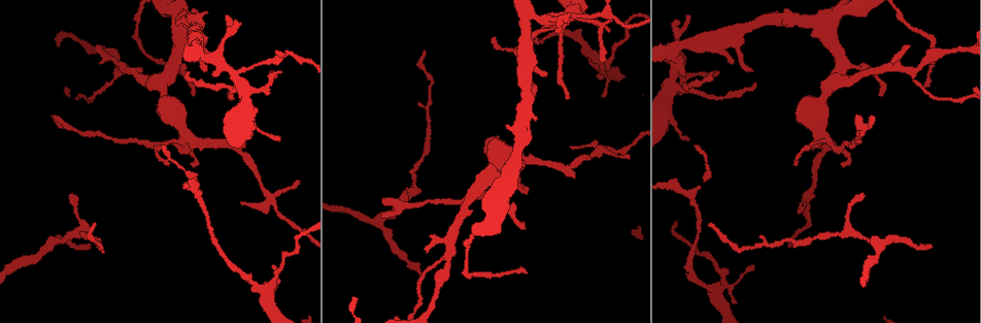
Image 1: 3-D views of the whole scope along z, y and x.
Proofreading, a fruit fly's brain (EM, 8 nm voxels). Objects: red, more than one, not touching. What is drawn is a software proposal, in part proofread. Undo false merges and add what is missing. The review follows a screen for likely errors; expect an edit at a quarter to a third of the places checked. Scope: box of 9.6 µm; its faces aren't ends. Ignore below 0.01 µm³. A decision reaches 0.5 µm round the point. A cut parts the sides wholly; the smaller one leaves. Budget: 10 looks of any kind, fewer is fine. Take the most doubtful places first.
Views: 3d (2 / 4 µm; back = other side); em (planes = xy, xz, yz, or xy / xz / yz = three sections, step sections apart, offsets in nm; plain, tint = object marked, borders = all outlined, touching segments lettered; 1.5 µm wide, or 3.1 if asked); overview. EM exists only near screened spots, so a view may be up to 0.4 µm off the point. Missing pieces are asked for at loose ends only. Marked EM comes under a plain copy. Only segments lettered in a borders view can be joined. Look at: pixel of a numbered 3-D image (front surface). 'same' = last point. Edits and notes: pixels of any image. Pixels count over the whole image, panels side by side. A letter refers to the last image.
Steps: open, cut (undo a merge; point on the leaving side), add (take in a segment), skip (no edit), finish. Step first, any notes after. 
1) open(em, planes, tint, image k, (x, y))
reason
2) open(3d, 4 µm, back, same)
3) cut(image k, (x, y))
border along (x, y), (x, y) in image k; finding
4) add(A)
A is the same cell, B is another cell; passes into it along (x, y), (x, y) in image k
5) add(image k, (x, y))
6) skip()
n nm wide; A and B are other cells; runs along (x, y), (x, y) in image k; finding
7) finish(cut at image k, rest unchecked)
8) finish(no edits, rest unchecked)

open(3d, 2 µm, image 1, (69, 197))
free end

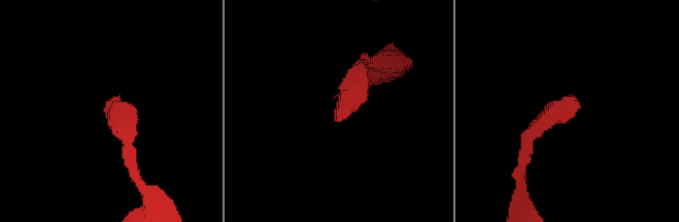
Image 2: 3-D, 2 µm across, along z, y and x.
open(em, planes, borders, image 2, (106, 105))
shape alone is not enough

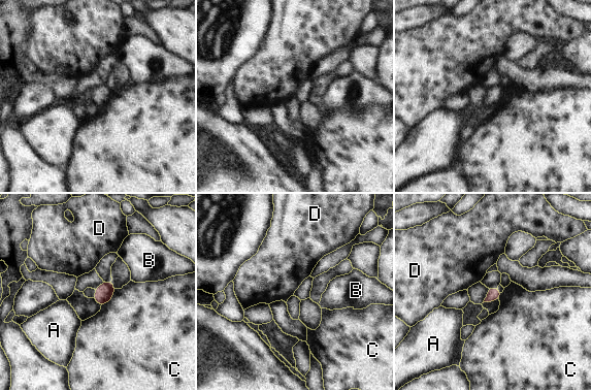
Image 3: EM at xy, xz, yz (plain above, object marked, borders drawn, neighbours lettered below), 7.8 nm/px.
skip()
C touches over 180 nm; A, B, C and D are other cells; no lettered segment goes on from it

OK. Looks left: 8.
open(em, yz, step 8, borders, image 1, (424, 51))
tapers out

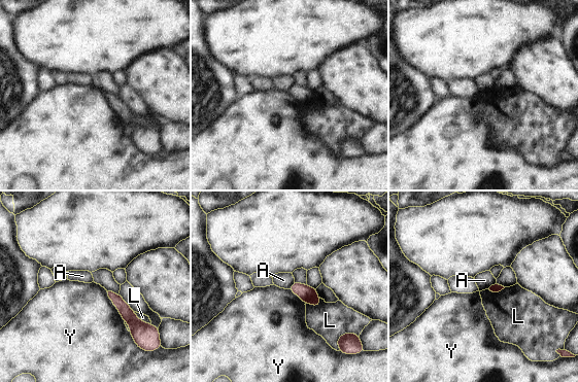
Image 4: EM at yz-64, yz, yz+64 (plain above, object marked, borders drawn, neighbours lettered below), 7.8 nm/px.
skip()
A, L and Y are other cells; runs along (111, 294), (134, 322), (134, 333) in image 4; no lettered segment goes on from it

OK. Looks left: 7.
open(em, planes, borders, image 1, (188, 74))
branch stops here

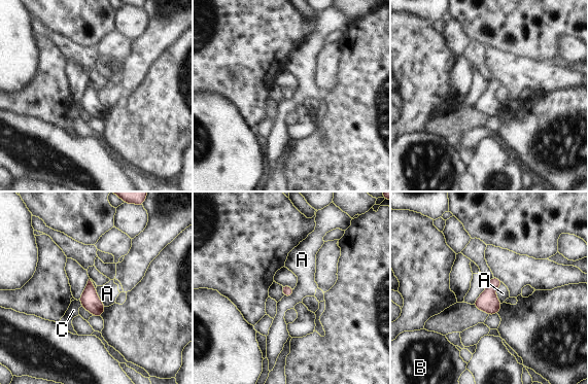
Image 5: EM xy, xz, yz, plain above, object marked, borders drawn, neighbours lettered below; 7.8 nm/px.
skip()
A touches over 170 nm; A, B and C are other cells; border along (502, 282), (495, 290), (502, 303) in image 5; none of them fits

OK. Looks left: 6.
open(em, yz, step 8, borders, image 1, (670, 89))
narrows sharply

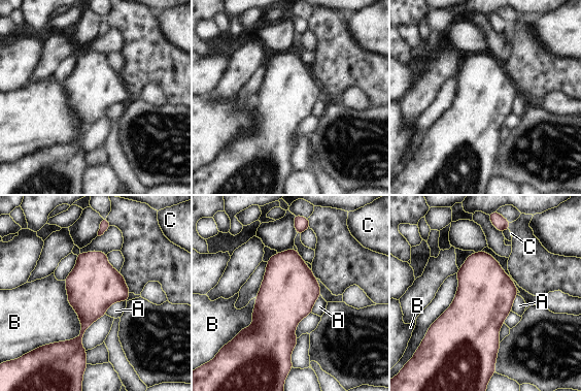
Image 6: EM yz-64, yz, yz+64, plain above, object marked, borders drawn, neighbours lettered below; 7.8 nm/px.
skip()
A, B and C are other cells; border along (126, 301), (113, 302), (105, 314) in image 6; one neuron here

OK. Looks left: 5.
finish(no edits, rest unchecked)

